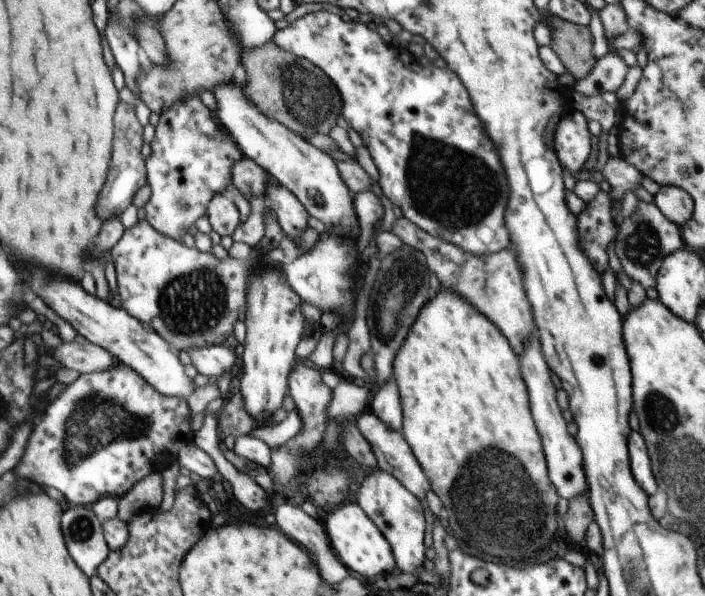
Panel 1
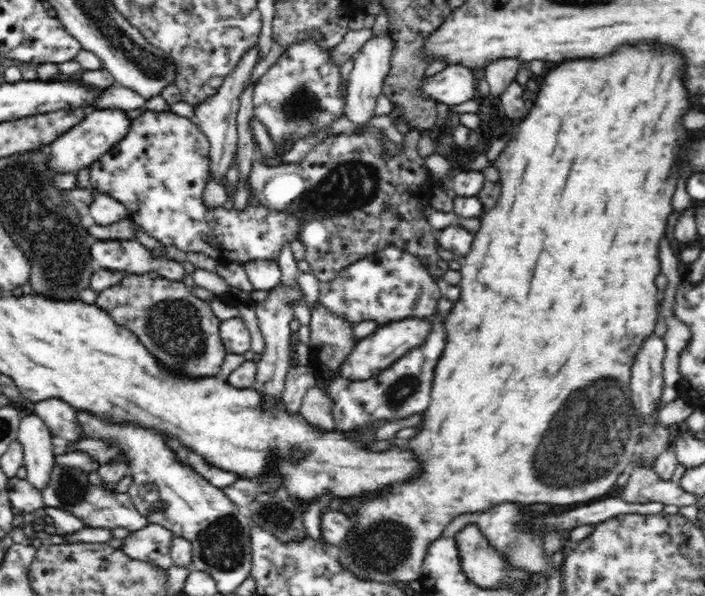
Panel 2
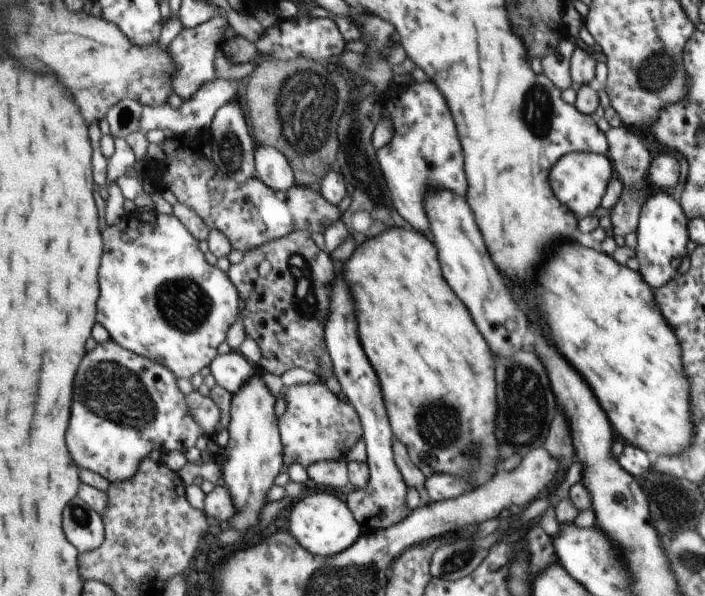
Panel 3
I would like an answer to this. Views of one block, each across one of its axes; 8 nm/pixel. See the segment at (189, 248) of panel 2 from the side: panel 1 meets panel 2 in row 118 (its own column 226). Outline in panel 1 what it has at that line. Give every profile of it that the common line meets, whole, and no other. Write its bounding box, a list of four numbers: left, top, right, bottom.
[143,95,245,241]

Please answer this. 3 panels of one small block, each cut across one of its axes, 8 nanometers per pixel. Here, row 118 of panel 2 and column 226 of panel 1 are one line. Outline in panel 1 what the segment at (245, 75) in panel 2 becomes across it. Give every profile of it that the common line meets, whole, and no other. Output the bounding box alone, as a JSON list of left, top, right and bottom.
[207,194,240,236]

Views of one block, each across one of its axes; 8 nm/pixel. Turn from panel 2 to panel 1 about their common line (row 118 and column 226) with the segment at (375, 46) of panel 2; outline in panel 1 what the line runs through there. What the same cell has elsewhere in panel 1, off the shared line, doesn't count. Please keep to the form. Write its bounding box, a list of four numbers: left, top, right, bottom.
[186,345,237,378]

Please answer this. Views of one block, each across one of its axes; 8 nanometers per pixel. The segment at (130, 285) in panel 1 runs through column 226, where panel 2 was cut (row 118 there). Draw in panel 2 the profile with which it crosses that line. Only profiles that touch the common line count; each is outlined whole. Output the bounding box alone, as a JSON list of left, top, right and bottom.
[254,39,345,156]

